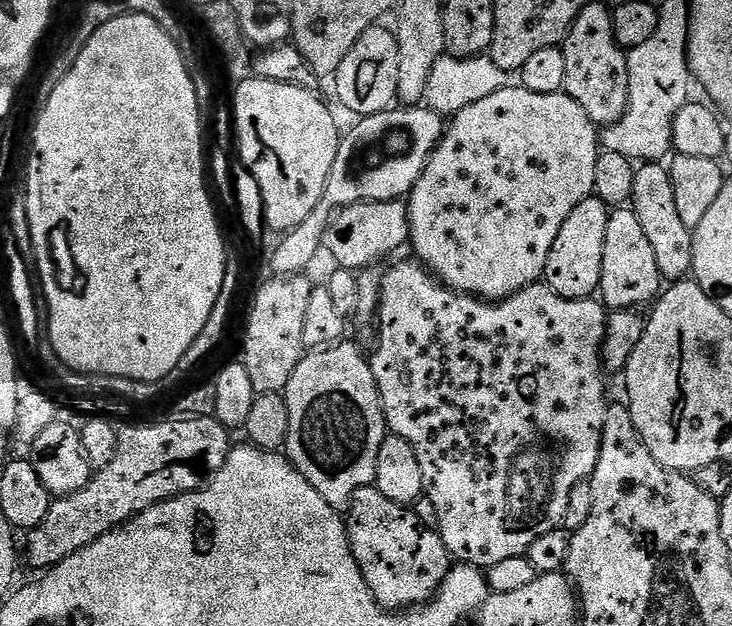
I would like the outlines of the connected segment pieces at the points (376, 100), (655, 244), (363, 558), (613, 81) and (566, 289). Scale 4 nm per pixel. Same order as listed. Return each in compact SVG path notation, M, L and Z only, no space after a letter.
M373 26L354 42L350 54L342 58L342 66L334 77L336 96L357 117L373 116L379 112L387 112L397 103L399 46L396 33L391 27Z
M644 162L637 167L630 206L634 214L638 214L638 222L642 222L642 231L646 233L650 247L654 249L654 258L658 261L661 277L668 282L685 279L692 271L693 229L688 228L678 214L678 206L674 199L674 182L663 163Z
M375 486L354 490L346 523L354 562L358 562L366 586L384 608L407 610L428 603L454 567L439 531L423 524L411 507L390 502Z
M600 2L583 8L572 23L562 47L566 58L564 95L574 98L581 113L599 126L617 124L630 98L630 70L628 52L614 38L612 8Z
M588 194L574 206L570 218L562 222L562 230L558 230L558 238L554 238L554 247L550 249L550 258L546 258L543 279L554 294L571 300L587 300L599 293L609 211L608 205L596 195Z

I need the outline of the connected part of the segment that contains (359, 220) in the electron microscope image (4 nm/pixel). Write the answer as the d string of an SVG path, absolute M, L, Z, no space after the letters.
M403 199L387 202L373 202L370 204L355 204L349 208L342 208L332 217L323 247L328 248L330 255L336 259L335 263L342 268L366 270L376 266L383 256L396 252L400 247L409 243L408 235L408 205Z

